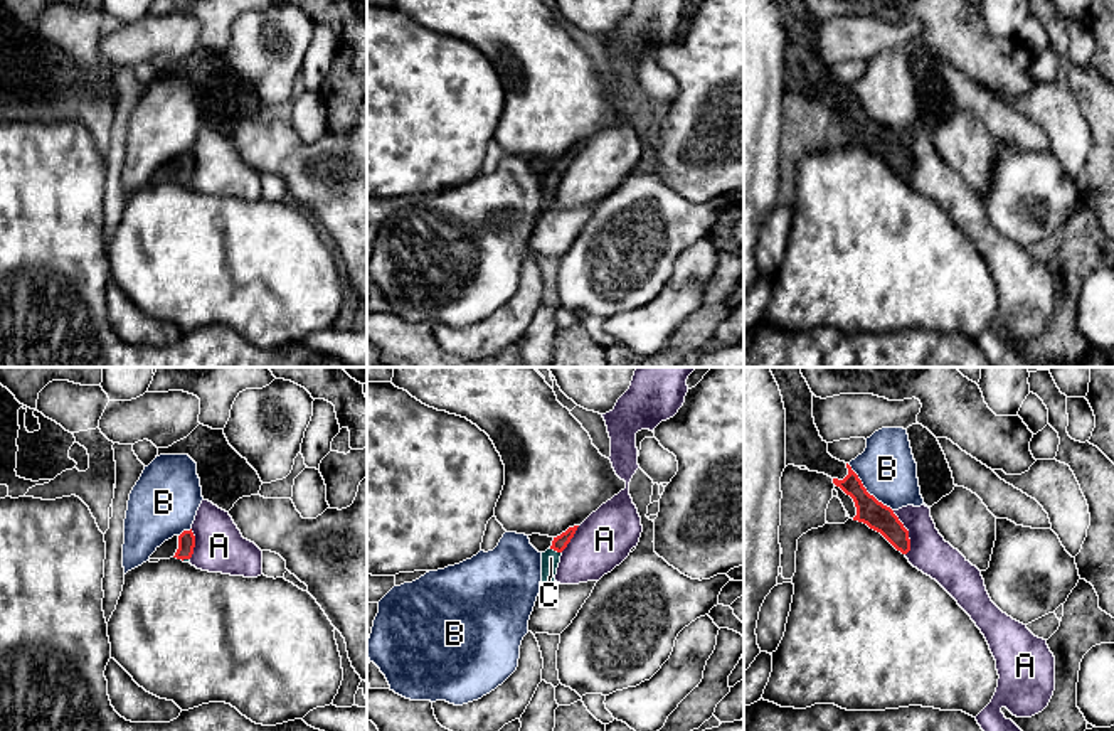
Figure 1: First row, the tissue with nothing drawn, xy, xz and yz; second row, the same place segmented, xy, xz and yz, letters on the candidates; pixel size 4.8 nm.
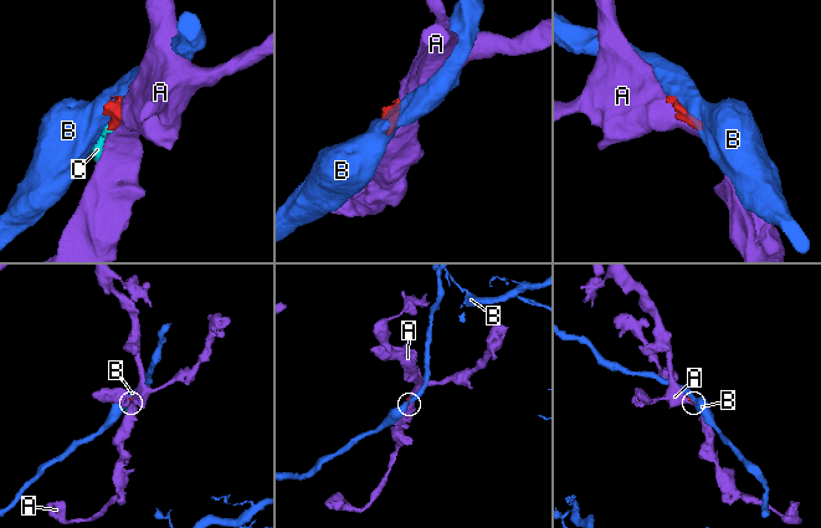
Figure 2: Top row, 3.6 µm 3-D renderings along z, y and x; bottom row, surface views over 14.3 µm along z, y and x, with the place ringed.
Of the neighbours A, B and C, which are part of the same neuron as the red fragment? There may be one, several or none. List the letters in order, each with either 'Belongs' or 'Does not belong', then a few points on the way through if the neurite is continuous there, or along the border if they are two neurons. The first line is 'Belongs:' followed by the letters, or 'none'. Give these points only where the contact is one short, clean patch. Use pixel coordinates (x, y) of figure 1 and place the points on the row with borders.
Belongs: C
A: Does not belong
B: Does not belong
C: Belongs. Path across: xz (559, 543), (556, 549), (551, 558)

